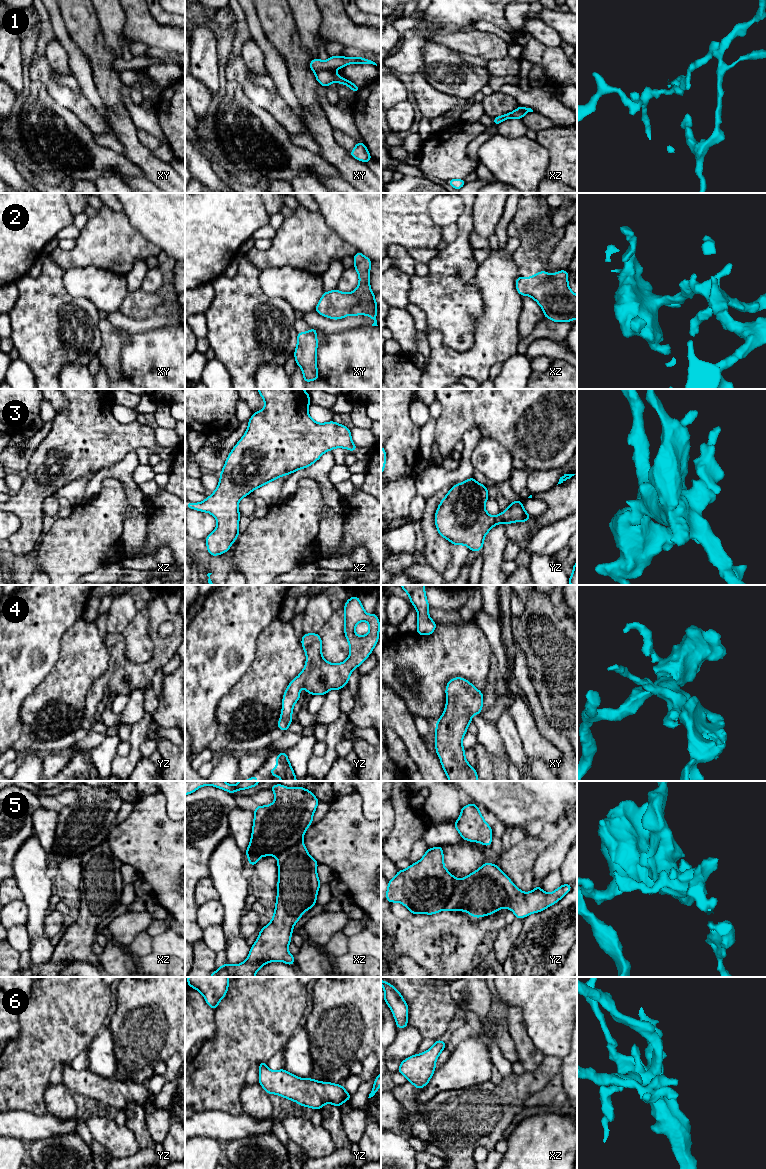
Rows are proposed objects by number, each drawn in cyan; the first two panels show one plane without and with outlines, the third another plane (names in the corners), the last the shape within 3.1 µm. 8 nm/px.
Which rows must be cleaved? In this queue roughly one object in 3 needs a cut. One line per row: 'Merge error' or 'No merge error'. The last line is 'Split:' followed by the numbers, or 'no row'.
1: Merge error
2: No merge error
3: No merge error
4: No merge error
5: No merge error
6: No merge error
Split: 1

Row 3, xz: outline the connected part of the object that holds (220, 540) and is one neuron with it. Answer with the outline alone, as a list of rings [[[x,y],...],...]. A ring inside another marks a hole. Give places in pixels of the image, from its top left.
[[[257,389],[265,402],[262,410],[253,413],[248,421],[248,428],[228,455],[220,473],[217,488],[210,497],[200,503],[186,502],[189,509],[208,512],[216,518],[216,529],[206,537],[207,551],[212,556],[227,552],[239,536],[239,501],[253,490],[287,474],[307,468],[320,459],[323,453],[334,448],[345,448],[354,452],[358,447],[352,442],[351,430],[335,421],[317,423],[308,414],[309,393],[303,389]]]

